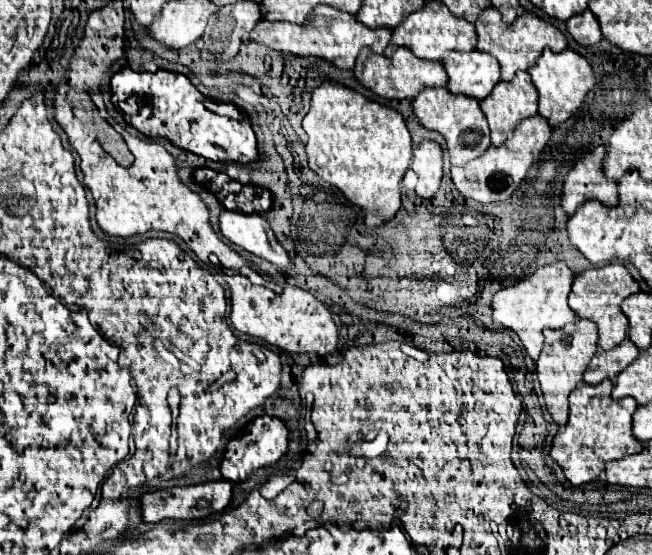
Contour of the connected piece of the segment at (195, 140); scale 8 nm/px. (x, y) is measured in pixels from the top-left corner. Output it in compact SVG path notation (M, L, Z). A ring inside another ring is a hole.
M122 68L118 74L112 76L110 92L112 92L112 102L114 98L128 100L128 96L136 96L140 110L136 116L126 116L126 122L146 136L162 136L170 140L174 146L214 162L248 164L258 158L256 136L252 126L246 120L218 116L212 110L208 110L204 106L206 98L182 74L166 70L158 70L152 74L152 72L132 72L130 68Z

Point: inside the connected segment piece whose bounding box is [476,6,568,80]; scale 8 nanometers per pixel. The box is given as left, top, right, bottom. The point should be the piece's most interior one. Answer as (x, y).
(516, 46)

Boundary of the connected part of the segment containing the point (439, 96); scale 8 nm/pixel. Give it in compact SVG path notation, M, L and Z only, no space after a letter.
M426 88L416 98L412 98L412 110L424 128L440 132L444 136L452 166L464 166L466 162L482 156L490 146L486 116L480 110L478 100L470 96L450 94L446 88Z

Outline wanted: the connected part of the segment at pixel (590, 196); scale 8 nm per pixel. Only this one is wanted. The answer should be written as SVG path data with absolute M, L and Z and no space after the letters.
M596 146L586 152L566 174L562 182L562 208L568 216L586 200L598 200L604 206L612 208L618 204L616 182L606 180L602 172L602 160L606 156L604 146Z

